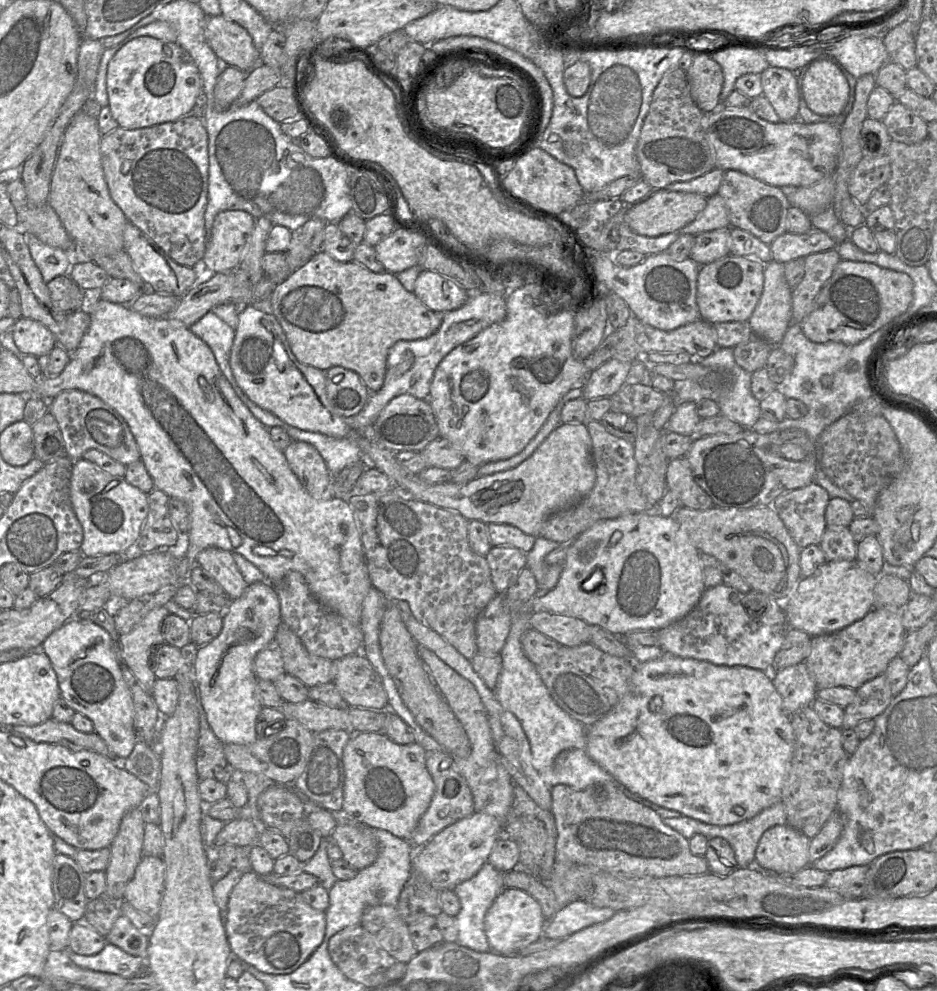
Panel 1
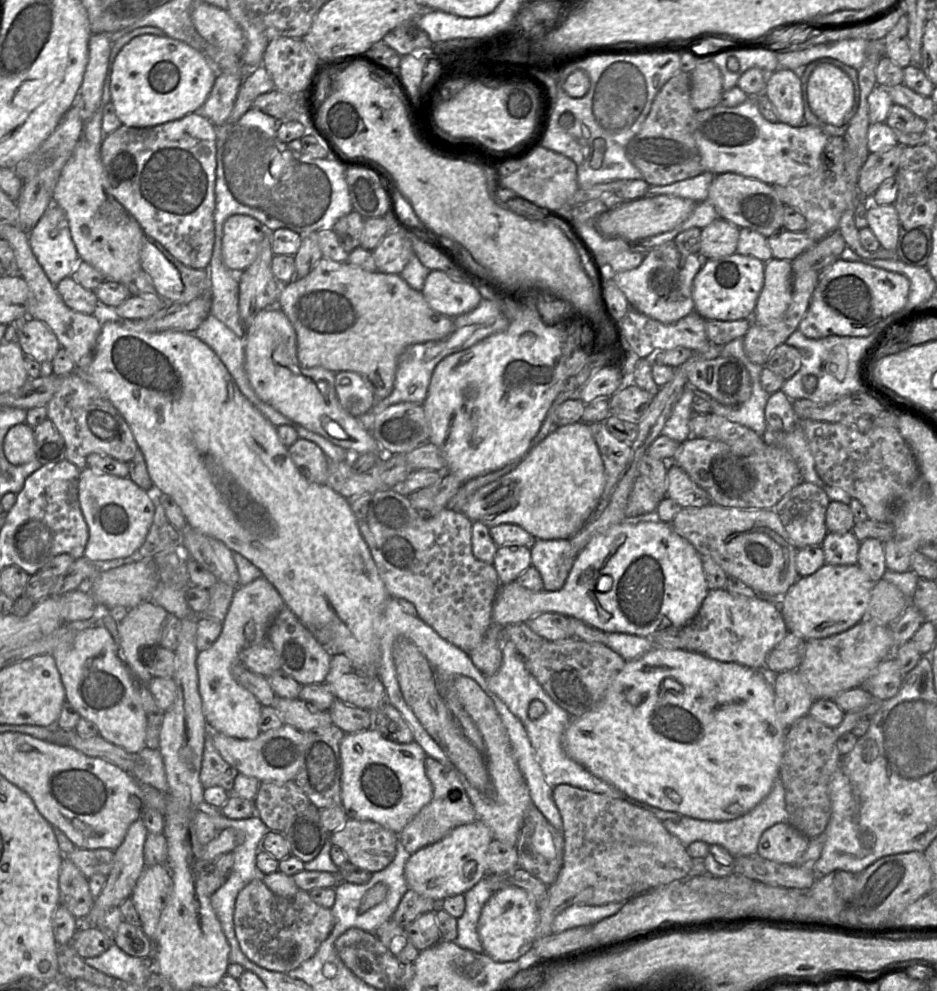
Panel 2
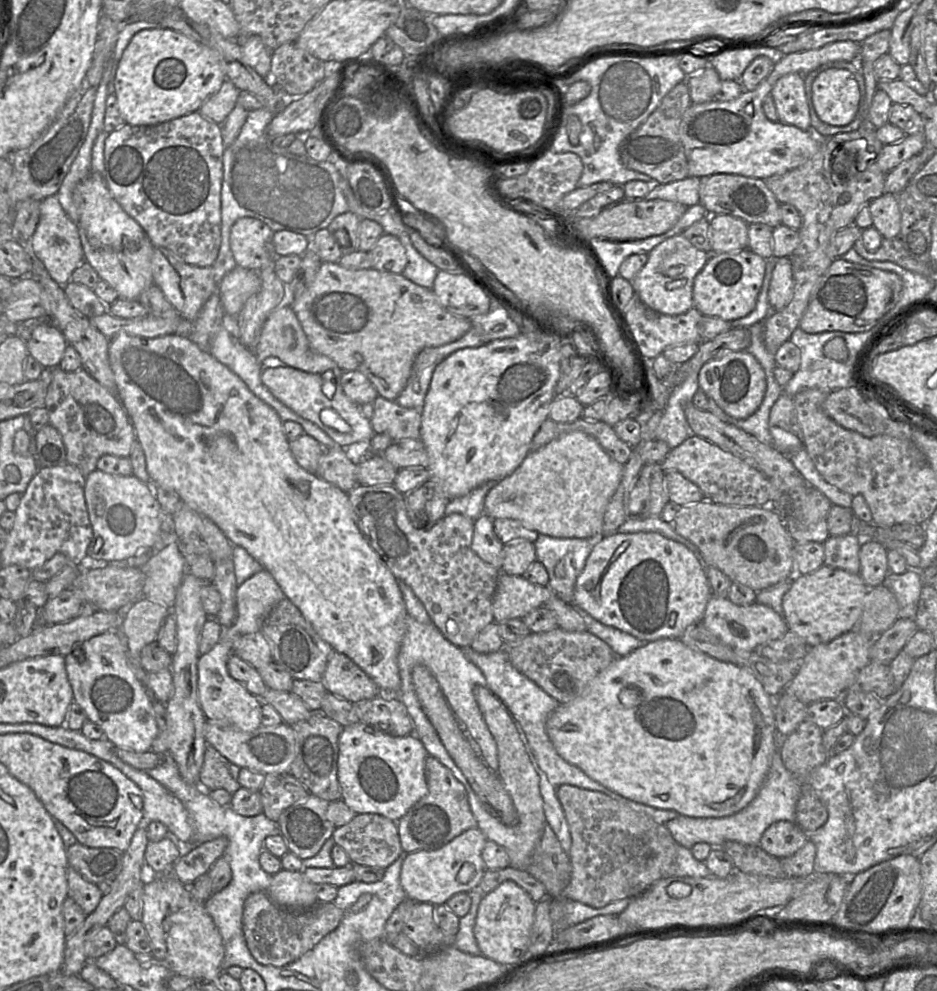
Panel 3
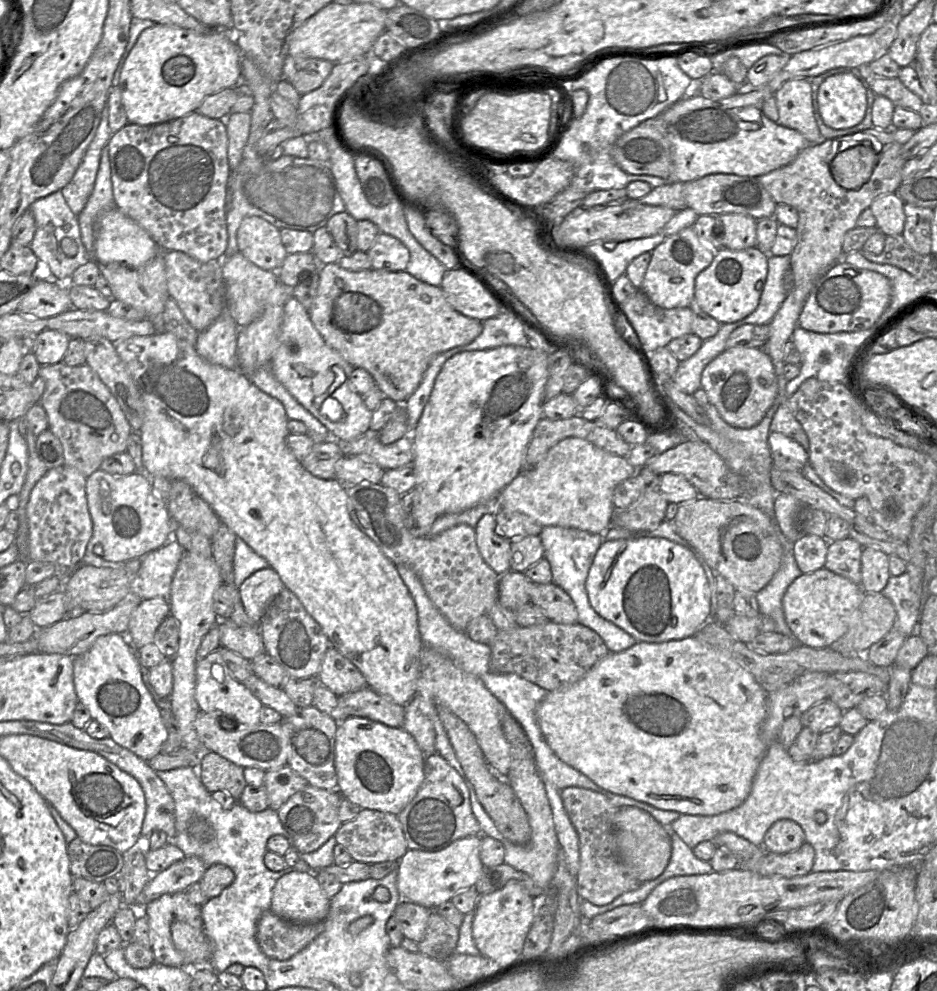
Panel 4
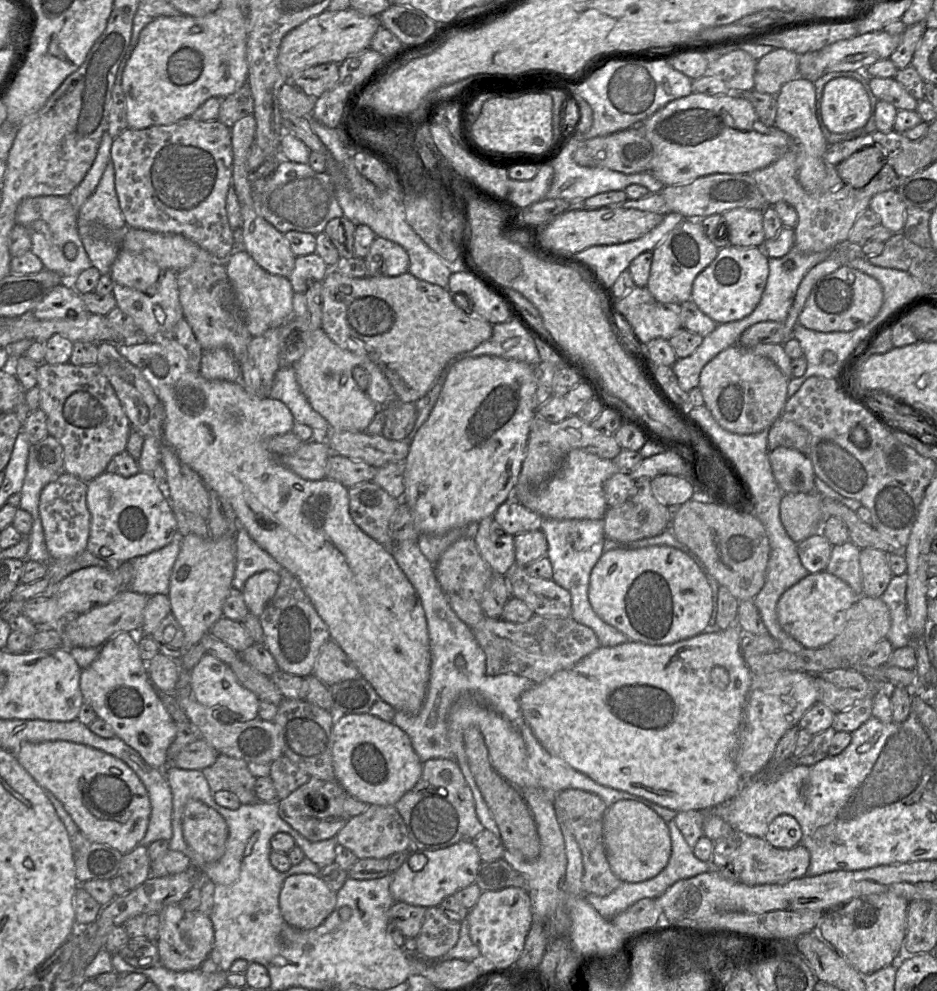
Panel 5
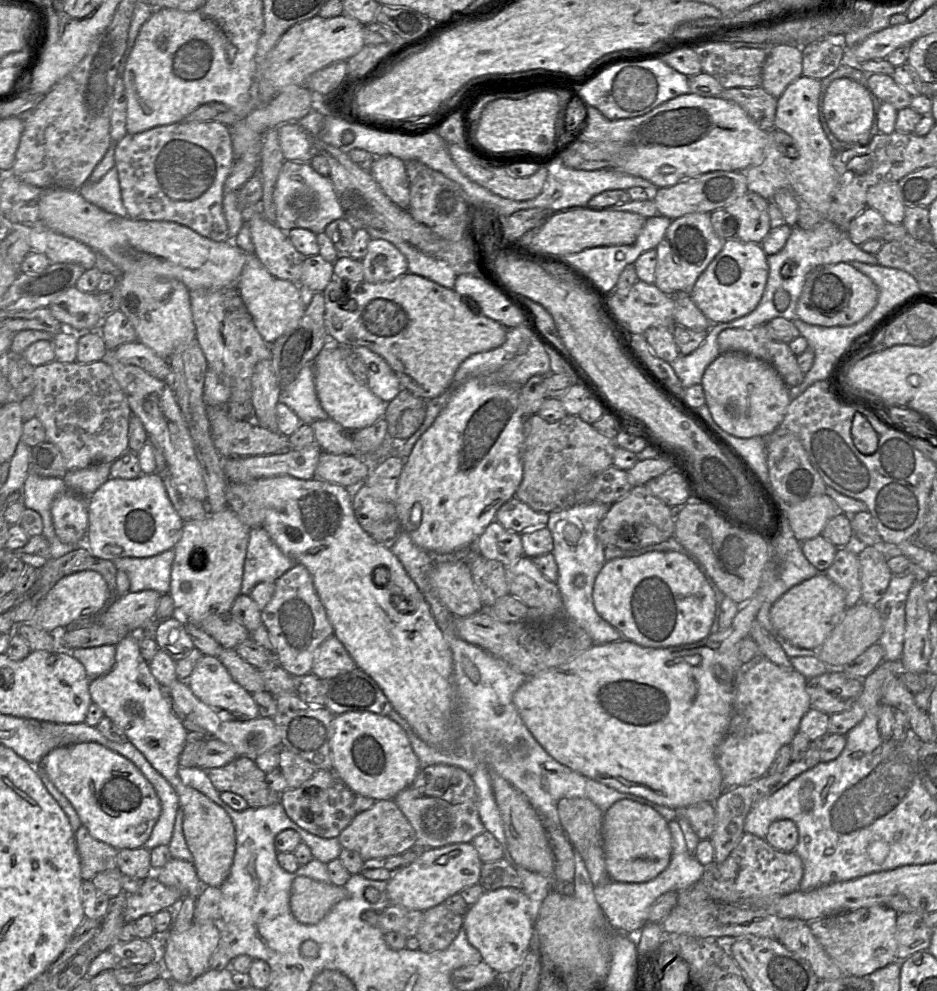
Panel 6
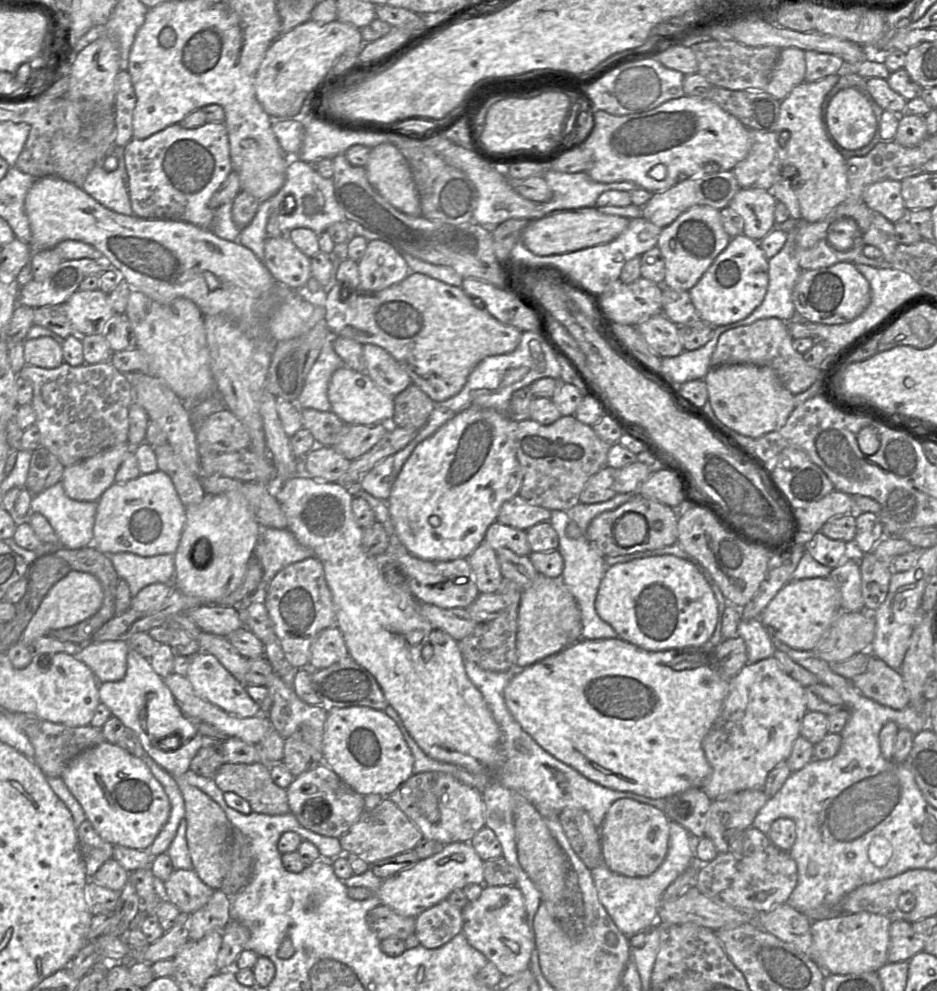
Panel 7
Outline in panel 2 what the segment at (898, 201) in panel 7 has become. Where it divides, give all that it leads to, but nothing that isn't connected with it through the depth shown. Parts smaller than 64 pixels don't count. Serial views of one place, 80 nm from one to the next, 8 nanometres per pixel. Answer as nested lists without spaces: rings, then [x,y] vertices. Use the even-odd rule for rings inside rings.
[[[870,204],[867,210],[868,227],[873,231],[880,245],[889,250],[897,248],[899,219],[894,204]]]

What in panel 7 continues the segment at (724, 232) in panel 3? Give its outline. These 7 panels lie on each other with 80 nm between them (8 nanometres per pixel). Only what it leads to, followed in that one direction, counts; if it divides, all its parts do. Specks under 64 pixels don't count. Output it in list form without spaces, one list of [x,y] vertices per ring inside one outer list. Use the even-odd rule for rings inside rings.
[[[740,188],[728,205],[743,219],[743,235],[760,242],[775,225],[777,200],[764,189]]]

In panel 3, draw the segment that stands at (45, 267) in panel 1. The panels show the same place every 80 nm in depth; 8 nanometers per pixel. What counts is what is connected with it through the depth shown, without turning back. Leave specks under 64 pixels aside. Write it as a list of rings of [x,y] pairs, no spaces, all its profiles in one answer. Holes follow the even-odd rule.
[[[57,194],[41,200],[40,218],[30,244],[51,278],[59,285],[67,284],[73,271],[84,261],[78,226],[63,210]]]

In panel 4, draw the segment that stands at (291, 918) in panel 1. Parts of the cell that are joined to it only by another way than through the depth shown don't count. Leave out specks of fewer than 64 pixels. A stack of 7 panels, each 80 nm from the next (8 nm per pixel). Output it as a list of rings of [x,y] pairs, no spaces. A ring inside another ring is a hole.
[[[269,910],[262,914],[257,923],[256,938],[267,957],[284,961],[307,947],[323,930],[324,921],[298,924]]]

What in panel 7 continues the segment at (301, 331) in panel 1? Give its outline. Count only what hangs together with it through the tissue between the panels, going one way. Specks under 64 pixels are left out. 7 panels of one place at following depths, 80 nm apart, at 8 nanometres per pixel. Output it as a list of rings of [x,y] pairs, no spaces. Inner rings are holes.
[[[410,271],[401,282],[377,292],[355,289],[347,294],[343,292],[343,286],[338,281],[333,282],[321,295],[324,320],[331,336],[347,337],[362,345],[374,344],[385,349],[403,366],[412,384],[418,386],[435,403],[456,395],[484,358],[512,352],[521,339],[522,331],[502,324],[491,316],[484,309],[485,302],[482,299],[472,299],[461,287],[451,286],[421,273]]]

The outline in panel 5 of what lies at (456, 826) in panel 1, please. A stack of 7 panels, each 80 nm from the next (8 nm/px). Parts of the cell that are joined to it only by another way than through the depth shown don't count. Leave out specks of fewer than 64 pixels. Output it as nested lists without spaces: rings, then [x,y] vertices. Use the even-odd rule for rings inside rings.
[[[461,841],[438,850],[412,850],[393,873],[390,893],[396,902],[437,907],[448,896],[475,883],[481,859],[474,841]]]

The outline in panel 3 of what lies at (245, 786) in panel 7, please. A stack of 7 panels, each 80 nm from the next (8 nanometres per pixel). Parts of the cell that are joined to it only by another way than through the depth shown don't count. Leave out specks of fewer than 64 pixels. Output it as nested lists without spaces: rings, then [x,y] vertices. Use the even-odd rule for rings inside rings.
[[[206,742],[199,785],[206,791],[222,788],[233,794],[241,787],[238,782],[240,769]]]

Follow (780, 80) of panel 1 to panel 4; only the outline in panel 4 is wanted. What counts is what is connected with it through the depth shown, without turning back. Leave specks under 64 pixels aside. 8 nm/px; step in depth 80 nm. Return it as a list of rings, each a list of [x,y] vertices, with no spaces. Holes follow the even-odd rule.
[[[812,78],[788,80],[776,91],[774,97],[779,113],[778,123],[798,131],[808,144],[817,144],[823,138],[813,111]]]

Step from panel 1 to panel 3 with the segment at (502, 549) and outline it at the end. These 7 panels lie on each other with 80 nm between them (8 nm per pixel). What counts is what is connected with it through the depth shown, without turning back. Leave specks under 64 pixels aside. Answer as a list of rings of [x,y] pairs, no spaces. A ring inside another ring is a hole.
[[[528,540],[507,543],[503,547],[502,559],[501,573],[521,576],[536,561],[534,543]]]

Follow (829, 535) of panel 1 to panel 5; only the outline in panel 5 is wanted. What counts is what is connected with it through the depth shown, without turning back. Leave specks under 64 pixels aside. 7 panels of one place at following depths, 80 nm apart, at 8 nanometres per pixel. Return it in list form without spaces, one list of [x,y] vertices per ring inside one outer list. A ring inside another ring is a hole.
[[[852,541],[832,547],[826,571],[845,581],[859,597],[863,594],[860,551]]]

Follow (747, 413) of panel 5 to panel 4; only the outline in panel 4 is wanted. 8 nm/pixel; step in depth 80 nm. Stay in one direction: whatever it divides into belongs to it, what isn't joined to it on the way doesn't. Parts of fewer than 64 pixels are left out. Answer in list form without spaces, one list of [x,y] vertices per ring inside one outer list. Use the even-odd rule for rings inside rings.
[[[734,347],[725,350],[703,370],[701,389],[725,422],[748,429],[759,424],[778,395],[778,382],[771,358],[760,348]]]

